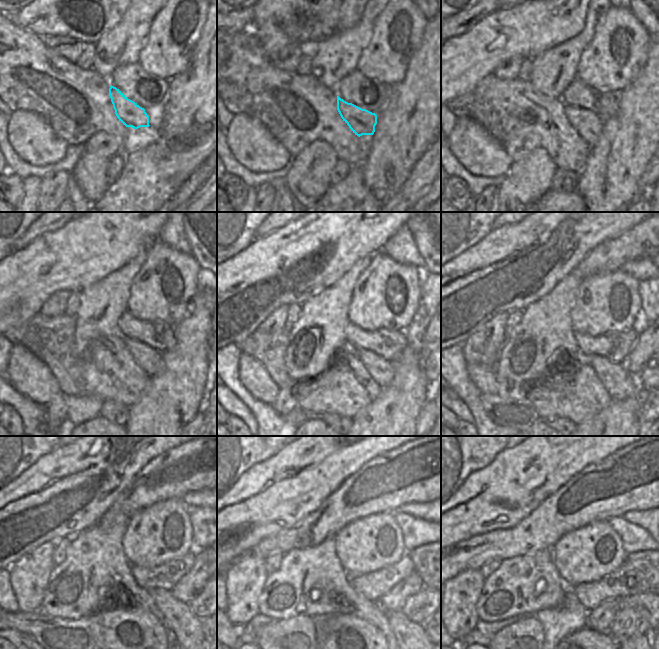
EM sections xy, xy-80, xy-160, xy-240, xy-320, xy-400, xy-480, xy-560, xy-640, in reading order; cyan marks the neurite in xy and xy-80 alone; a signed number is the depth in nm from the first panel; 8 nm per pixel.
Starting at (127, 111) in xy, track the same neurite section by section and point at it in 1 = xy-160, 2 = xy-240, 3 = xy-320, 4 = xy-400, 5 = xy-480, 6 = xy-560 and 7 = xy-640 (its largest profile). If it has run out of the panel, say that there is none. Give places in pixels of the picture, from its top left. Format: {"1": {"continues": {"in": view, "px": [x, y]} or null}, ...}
{"1": {"continues": {"in": "xy-160", "px": [587, 124]}}, "2": {"continues": {"in": "xy-240", "px": [150, 360]}}, "3": {"continues": {"in": "xy-320", "px": [381, 371]}}, "4": {"continues": {"in": "xy-400", "px": [619, 384]}}, "5": {"continues": {"in": "xy-480", "px": [186, 628]}}, "6": {"continues": {"in": "xy-560", "px": [412, 638]}}, "7": {"continues": {"in": "xy-640", "px": [638, 639]}}}

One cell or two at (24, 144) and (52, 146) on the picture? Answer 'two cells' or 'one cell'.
one cell

